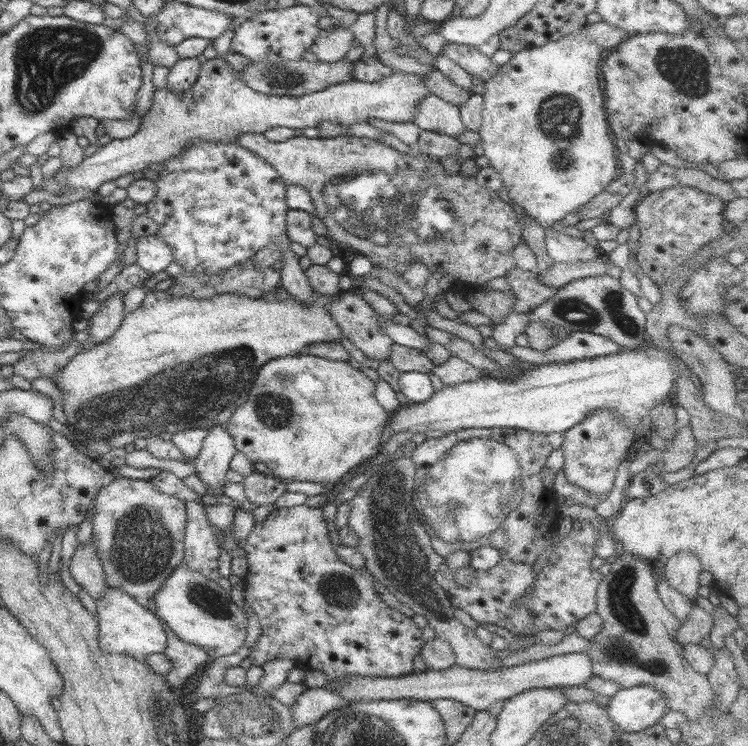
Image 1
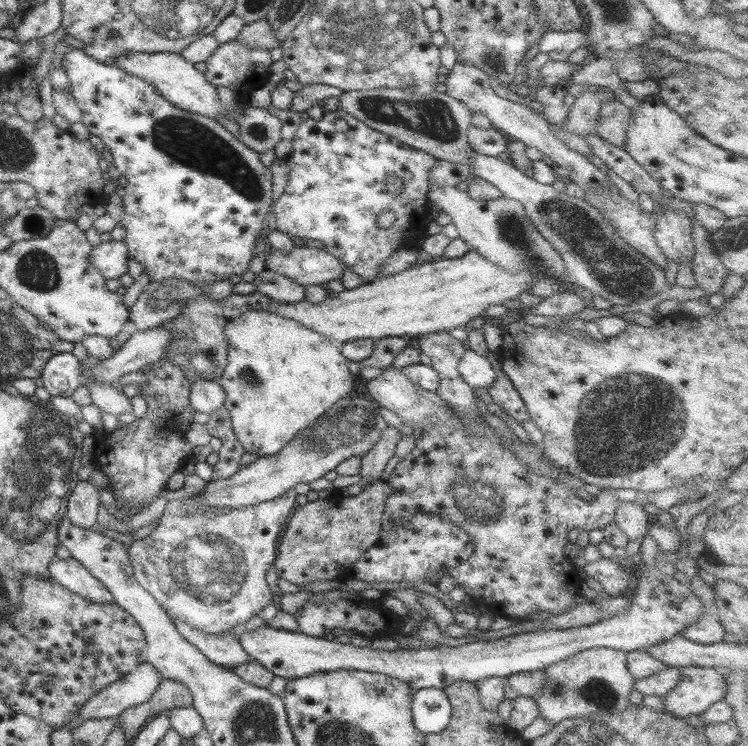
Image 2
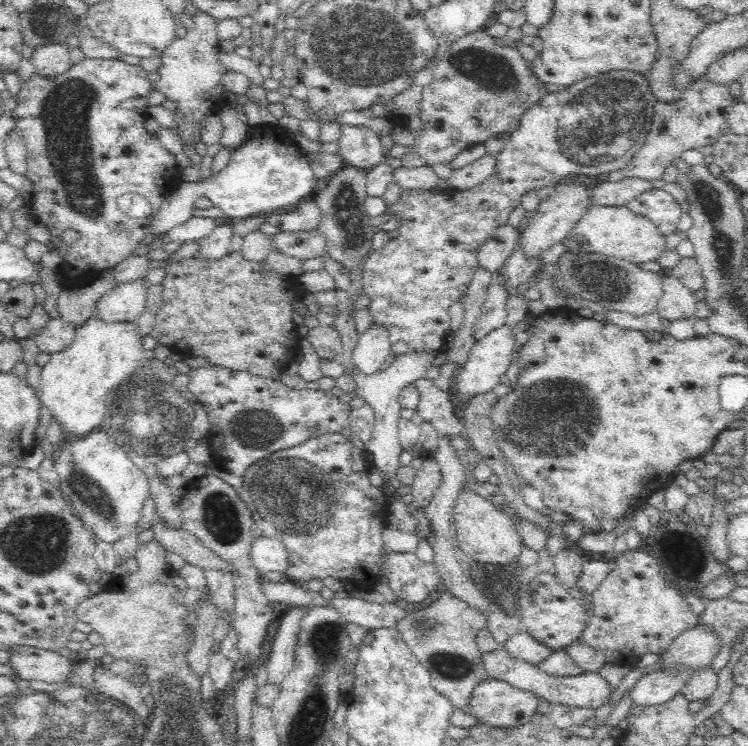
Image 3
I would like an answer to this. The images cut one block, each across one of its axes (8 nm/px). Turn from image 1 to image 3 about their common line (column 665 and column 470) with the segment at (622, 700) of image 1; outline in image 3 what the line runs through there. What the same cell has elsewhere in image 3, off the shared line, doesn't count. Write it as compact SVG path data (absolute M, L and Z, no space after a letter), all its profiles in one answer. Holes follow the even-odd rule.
M487 678L473 688L466 710L483 725L512 728L530 722L540 700L533 692Z

